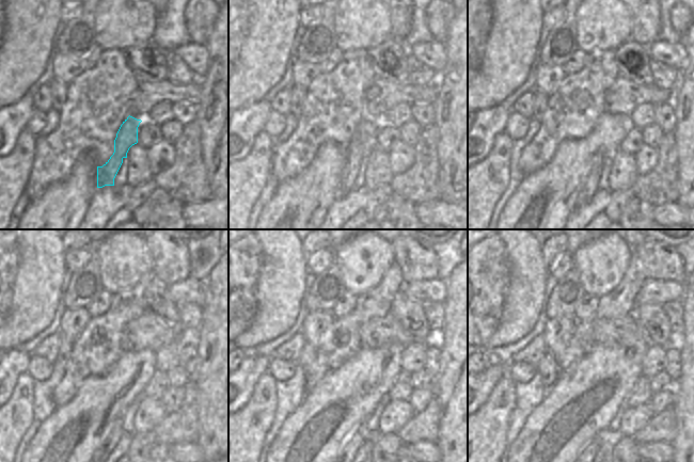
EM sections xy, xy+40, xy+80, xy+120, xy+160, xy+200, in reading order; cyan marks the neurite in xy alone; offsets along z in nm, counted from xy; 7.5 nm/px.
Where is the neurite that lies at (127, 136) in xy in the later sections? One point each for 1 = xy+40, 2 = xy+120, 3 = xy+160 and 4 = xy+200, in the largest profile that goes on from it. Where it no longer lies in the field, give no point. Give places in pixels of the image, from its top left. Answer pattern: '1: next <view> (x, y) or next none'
1: next xy+40 (364, 140)
2: next xy+120 (111, 439)
3: next xy+160 (357, 441)
4: next xy+200 (593, 446)

